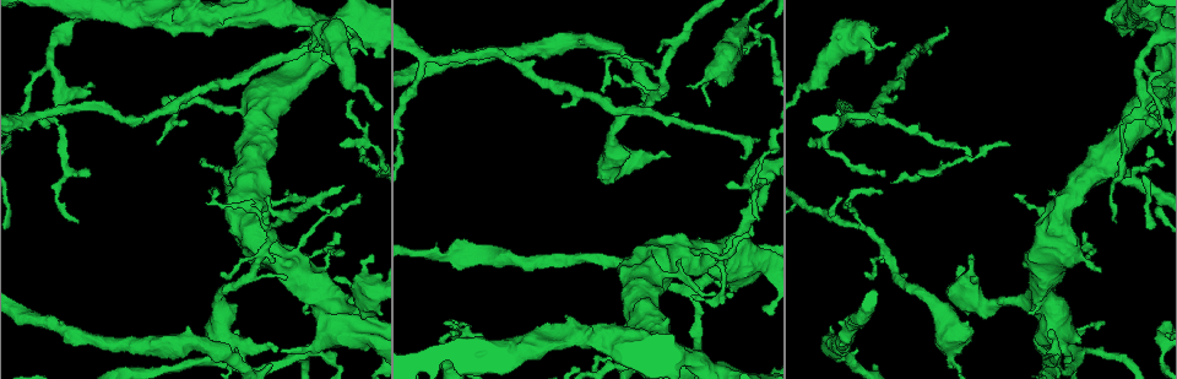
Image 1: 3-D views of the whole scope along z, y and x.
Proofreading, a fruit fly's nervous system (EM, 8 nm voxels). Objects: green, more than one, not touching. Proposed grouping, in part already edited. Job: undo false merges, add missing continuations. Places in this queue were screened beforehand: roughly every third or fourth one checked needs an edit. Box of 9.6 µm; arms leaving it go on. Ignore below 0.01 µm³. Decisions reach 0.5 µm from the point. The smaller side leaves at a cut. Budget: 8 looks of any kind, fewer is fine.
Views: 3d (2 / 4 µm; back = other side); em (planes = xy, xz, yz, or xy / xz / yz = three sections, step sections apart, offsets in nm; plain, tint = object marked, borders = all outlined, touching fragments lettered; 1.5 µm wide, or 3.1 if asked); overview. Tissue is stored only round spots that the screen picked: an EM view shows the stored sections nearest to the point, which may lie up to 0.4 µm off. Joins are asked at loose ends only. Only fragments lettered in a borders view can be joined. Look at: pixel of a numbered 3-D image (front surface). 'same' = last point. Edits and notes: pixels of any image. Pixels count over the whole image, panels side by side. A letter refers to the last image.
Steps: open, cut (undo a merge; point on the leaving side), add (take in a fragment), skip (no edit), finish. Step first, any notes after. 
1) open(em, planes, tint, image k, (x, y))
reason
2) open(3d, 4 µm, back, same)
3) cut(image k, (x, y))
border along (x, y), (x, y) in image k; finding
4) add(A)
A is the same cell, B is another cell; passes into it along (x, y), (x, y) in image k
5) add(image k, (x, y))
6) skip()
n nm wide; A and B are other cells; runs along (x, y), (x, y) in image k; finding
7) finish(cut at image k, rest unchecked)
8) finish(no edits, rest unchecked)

open(em, planes, tint, image 1, (742, 25))
sudden change in width

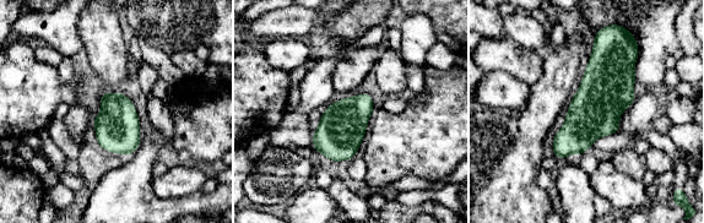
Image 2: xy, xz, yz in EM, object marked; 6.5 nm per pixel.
open(em, planes, borders, same)

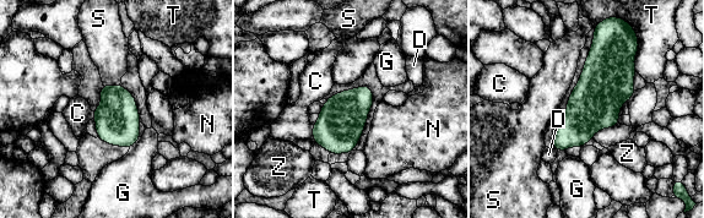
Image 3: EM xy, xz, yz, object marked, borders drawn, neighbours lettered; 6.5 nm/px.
skip()
T touches over 280 nm; C, D, G, N, S, T and Z are other cells; border along (103, 83), (119, 85) in image 3; all the same neuron

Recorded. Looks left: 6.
open(em, planes, borders, image 1, (875, 31))
stops while still wide

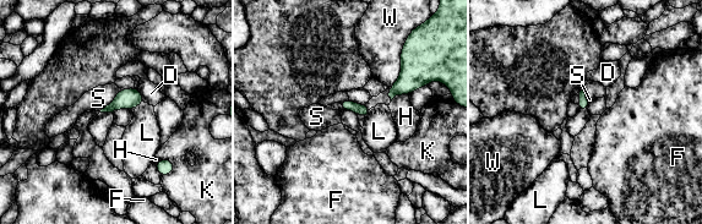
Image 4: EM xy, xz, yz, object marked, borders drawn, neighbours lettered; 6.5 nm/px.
skip()
W touches over 320 nm; D, F, H, K, L, S and W are other cells; border along (120, 88), (116, 96), (99, 110) in image 4; no lettered fragment goes on from it

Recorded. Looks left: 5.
open(em, planes, borders, image 1, (328, 251))

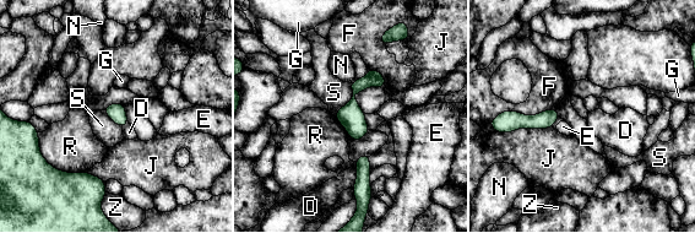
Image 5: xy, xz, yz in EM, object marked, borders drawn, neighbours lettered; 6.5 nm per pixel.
skip()
R touches over 400 nm; D, E, F, G, J, N, R, S and Z are other cells; runs along (374, 72), (353, 97), (353, 136) in image 5; one neuron here

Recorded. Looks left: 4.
finish(no edits, rest unchecked)

